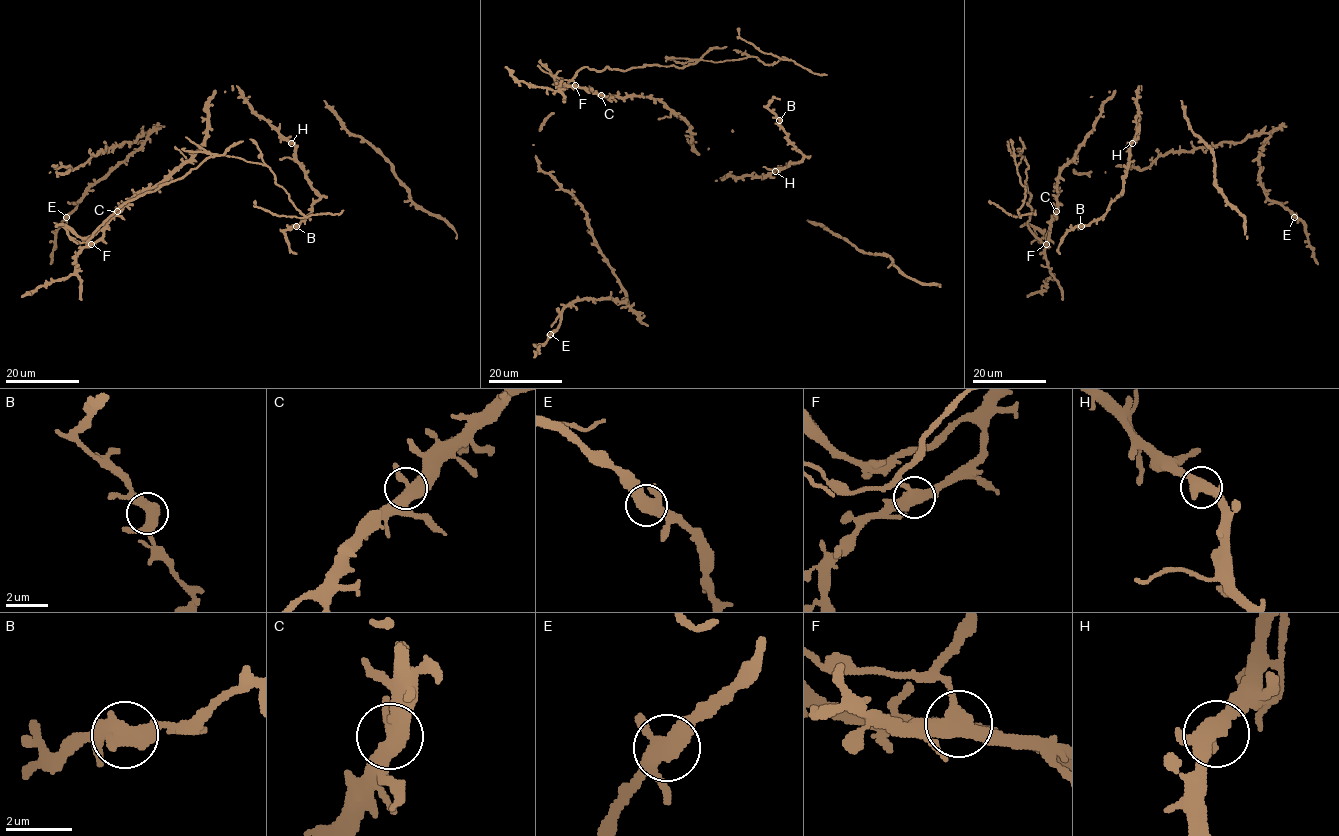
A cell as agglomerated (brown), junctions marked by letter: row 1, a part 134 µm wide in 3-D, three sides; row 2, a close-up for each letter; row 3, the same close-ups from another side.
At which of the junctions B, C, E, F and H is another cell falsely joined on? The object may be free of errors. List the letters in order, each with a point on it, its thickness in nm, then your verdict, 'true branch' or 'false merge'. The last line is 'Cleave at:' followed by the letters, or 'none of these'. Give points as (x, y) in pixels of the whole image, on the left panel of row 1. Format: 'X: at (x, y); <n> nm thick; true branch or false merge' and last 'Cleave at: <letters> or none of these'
B: at (296, 226); 440 nm thick; true branch
C: at (117, 211); 420 nm thick; true branch
E: at (66, 217); 420 nm thick; true branch
F: at (91, 244); 440 nm thick; false merge
H: at (291, 143); 420 nm thick; true branch
Cleave at: F

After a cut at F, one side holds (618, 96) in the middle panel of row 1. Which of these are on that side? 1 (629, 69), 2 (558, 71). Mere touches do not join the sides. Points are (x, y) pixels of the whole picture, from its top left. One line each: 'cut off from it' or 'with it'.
1: cut off from it
2: cut off from it

